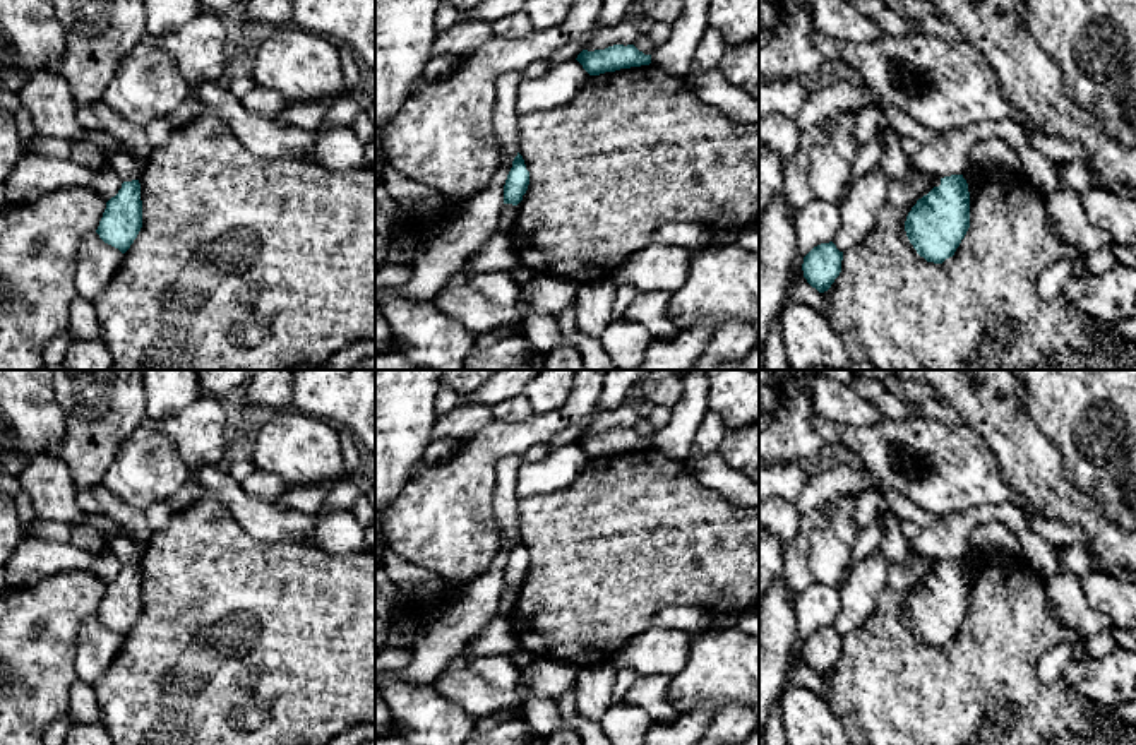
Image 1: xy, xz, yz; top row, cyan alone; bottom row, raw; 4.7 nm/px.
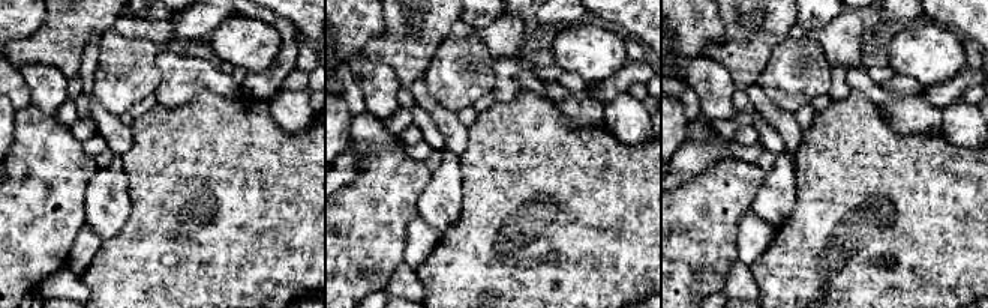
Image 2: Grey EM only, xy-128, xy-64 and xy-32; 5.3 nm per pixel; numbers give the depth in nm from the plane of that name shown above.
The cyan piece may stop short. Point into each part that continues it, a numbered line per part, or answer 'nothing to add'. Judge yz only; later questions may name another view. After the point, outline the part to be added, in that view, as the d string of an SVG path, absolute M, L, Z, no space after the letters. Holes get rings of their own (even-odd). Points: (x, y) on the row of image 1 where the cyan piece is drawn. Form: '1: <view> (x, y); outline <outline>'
nothing to add

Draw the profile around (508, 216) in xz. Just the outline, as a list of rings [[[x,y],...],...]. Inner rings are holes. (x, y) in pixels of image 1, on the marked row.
[[[502,204],[500,216],[499,216],[499,229],[509,233],[511,228],[516,224],[517,212],[519,212],[519,204],[517,206]]]

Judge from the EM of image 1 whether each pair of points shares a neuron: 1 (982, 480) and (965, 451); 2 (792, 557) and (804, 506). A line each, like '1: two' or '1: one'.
1: one
2: two

